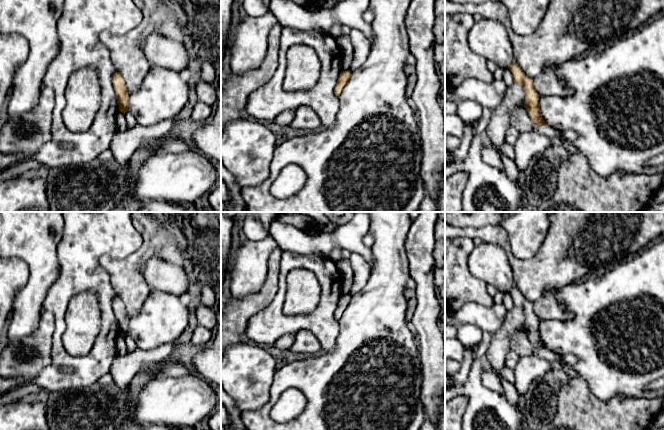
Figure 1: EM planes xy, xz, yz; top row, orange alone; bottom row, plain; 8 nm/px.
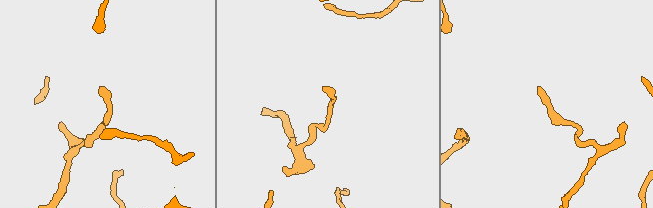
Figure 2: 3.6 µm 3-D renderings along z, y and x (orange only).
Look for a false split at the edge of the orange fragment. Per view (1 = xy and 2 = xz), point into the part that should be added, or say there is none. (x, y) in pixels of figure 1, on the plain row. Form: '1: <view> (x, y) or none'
1: none
2: none

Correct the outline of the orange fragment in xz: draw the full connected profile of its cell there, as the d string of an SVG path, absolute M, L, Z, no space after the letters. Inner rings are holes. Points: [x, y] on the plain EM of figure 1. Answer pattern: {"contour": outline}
{"contour": "M350 294L342 295L338 301L334 316L337 321L340 320L341 316L343 315L344 311L348 307L349 303L351 302L352 297Z"}

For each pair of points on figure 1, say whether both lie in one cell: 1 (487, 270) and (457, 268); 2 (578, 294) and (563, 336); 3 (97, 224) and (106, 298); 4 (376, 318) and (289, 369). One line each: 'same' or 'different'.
1: different
2: same
3: same
4: same

